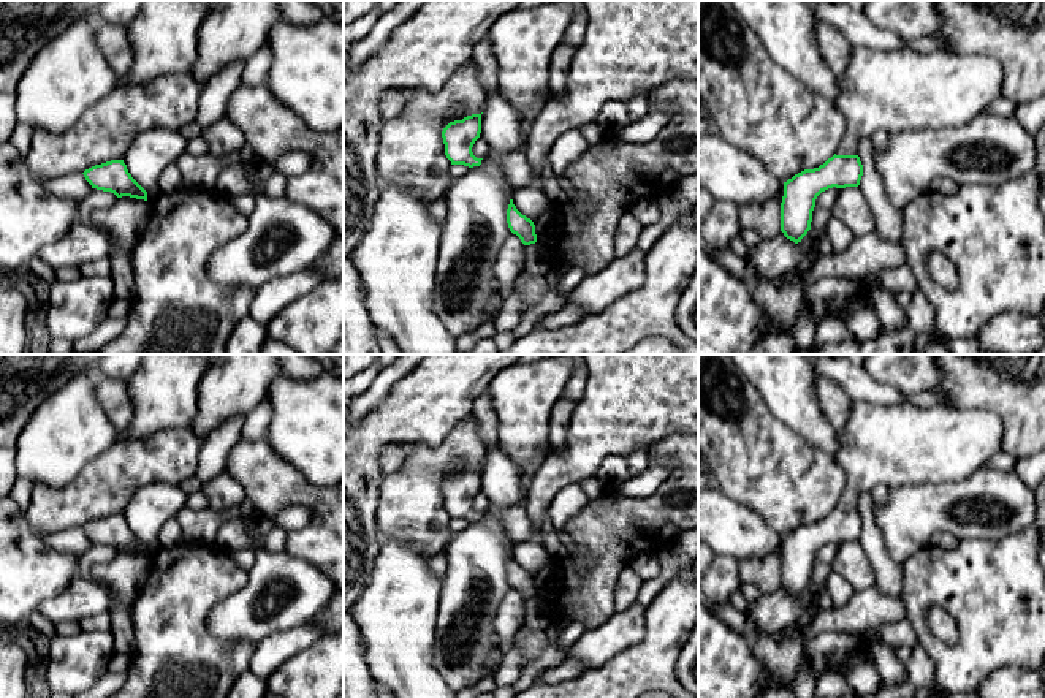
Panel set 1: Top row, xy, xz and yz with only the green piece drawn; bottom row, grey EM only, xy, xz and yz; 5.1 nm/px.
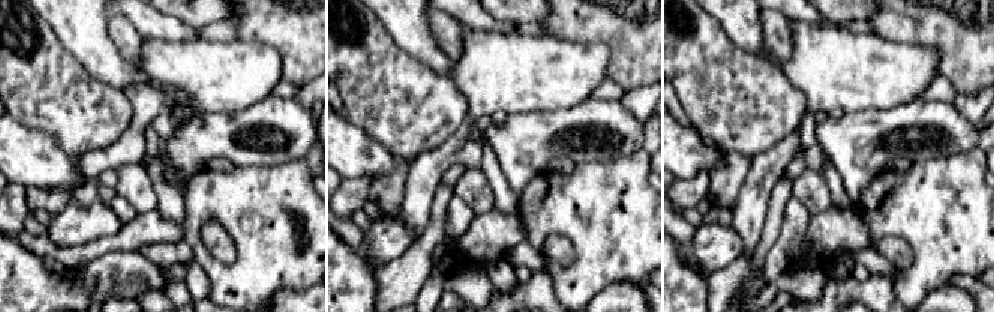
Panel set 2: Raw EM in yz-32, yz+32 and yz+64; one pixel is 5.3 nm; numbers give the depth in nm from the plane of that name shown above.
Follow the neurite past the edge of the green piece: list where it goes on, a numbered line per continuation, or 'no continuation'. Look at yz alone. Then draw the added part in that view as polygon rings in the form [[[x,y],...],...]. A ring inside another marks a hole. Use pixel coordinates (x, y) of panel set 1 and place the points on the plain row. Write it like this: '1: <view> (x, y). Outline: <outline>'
1: yz (904, 443). Outline: [[[853,402],[846,427],[839,431],[836,459],[847,475],[847,486],[836,510],[858,510],[860,495],[880,483],[904,486],[966,480],[985,468],[1001,450],[1001,435],[1002,423],[988,410]]]

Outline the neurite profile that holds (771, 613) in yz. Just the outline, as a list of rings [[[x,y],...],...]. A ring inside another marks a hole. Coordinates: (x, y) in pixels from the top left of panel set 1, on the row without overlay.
[[[809,584],[795,598],[779,586],[771,594],[762,594],[758,600],[750,603],[744,614],[755,624],[758,638],[762,638],[793,625],[809,608],[815,608],[819,613],[830,611],[833,605],[828,592],[825,589],[814,589]]]

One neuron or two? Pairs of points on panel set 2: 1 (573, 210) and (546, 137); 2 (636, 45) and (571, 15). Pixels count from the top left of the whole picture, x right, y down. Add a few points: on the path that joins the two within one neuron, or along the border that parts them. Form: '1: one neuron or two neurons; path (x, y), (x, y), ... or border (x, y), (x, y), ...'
1: two neurons; border (547, 170), (535, 176), (522, 194)
2: one neuron; path (619, 29), (607, 17), (588, 17)

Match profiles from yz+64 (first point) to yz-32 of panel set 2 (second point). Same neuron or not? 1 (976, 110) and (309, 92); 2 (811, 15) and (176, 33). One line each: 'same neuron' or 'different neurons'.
1: same neuron
2: same neuron

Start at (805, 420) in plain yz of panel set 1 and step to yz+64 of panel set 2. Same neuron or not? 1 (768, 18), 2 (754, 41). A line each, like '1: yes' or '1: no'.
1: no
2: yes

